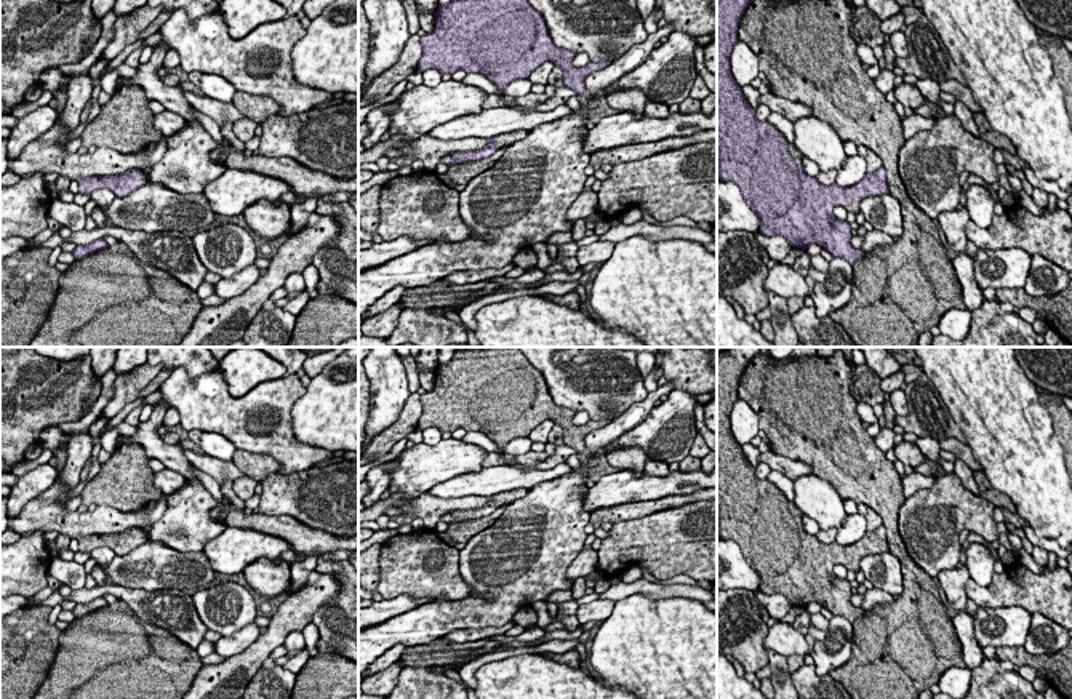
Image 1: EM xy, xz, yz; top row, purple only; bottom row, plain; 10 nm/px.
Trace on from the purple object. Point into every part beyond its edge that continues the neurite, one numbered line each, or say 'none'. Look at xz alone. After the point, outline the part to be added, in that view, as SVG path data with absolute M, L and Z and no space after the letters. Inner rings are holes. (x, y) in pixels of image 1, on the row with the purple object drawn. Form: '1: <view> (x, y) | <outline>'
1: xz (506, 139) | M517 130L517 131L512 131L512 133L494 136L496 141L498 141L498 149L507 147L507 146L523 139L526 134L528 134L528 131Z

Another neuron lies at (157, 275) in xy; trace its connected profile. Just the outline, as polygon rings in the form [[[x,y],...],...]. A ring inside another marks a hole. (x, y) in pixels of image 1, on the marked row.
[[[117,242],[69,264],[46,322],[27,347],[174,347],[203,309],[192,291],[165,270],[142,264]]]

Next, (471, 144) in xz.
[[[392,136],[387,141],[381,141],[376,146],[358,154],[358,168],[363,163],[376,163],[381,157],[386,157],[389,149],[400,152],[402,158],[414,158],[424,163],[424,170],[435,171],[443,157],[453,157],[462,152],[480,152],[490,141],[483,138],[467,138],[461,141],[440,141],[430,136],[421,136],[411,142],[398,146],[400,136]]]

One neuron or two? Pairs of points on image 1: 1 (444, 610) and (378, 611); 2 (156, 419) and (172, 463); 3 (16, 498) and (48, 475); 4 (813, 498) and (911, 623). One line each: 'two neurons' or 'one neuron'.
1: two neurons
2: one neuron
3: one neuron
4: two neurons

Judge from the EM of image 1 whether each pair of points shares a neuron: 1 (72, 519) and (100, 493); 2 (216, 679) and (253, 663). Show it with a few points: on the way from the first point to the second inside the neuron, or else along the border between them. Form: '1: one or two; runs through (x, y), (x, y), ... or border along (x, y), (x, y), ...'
1: two; border along (98, 504), (135, 511)
2: one; runs through (226, 677), (244, 666)

